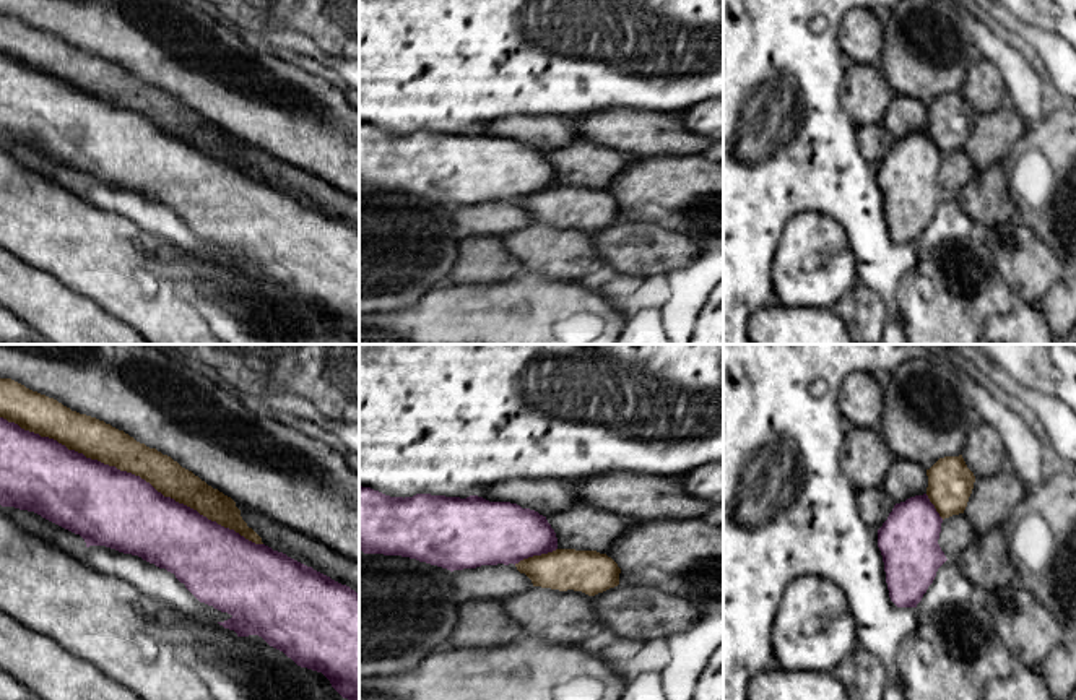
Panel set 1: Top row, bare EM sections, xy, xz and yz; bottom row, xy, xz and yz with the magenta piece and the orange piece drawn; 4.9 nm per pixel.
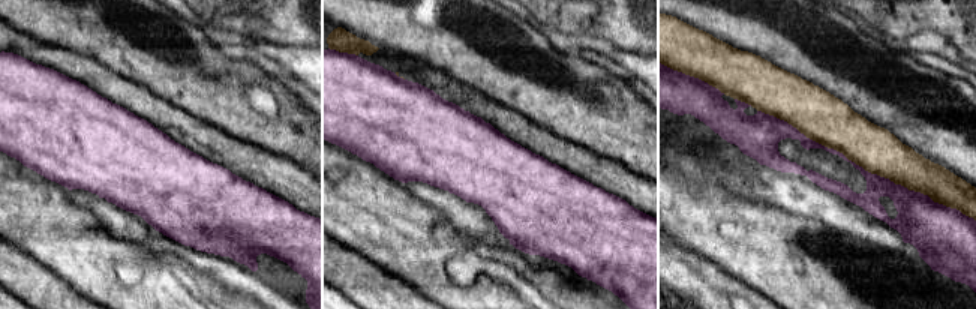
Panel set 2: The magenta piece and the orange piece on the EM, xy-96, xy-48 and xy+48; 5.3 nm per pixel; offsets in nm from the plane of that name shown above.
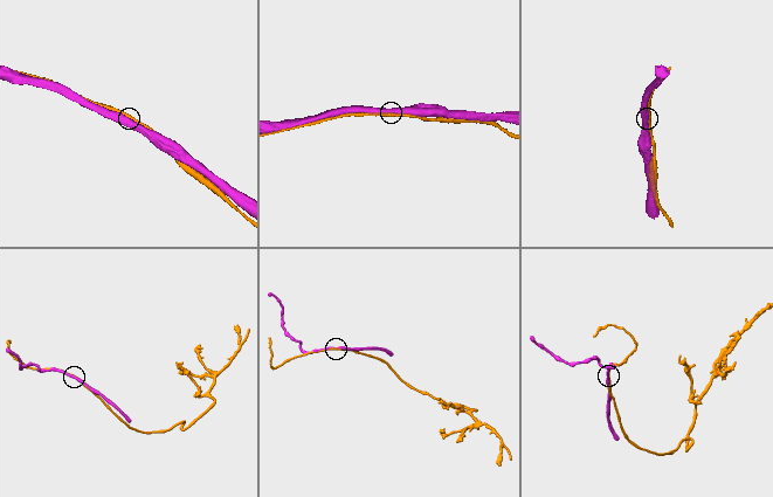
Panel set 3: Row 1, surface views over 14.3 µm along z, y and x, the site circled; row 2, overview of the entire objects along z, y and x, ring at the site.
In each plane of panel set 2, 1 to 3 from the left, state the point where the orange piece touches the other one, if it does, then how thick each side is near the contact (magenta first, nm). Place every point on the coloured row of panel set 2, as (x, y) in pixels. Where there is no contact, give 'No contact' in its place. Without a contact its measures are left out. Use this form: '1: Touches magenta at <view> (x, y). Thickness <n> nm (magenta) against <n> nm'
1: No contact
2: Touches magenta at xy-48 (344, 53). Thickness 480 nm (magenta) against 120 nm
3: Touches magenta at xy+48 (867, 171). Thickness 120 nm (magenta) against 240 nm

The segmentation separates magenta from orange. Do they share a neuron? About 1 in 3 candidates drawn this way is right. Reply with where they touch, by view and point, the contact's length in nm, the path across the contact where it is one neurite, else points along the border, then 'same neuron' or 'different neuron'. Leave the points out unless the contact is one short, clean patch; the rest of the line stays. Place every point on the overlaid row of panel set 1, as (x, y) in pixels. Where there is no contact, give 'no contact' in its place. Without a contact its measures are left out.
xy (130, 473) | 1450 nm | different neuron

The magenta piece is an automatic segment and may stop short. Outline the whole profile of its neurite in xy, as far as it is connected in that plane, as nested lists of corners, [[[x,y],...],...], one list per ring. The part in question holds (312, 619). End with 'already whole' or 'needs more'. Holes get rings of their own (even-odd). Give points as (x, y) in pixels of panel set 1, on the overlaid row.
[[[0,417],[0,505],[34,512],[80,534],[86,547],[106,546],[166,568],[200,603],[232,616],[218,622],[219,625],[234,630],[237,637],[262,637],[297,666],[322,672],[343,698],[359,700],[359,594],[349,586],[265,544],[255,544],[197,510],[164,497],[140,476],[86,458],[54,439],[24,430],[3,417]]] | already whole

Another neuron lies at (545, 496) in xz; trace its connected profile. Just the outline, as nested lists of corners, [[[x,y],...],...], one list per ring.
[[[510,479],[488,486],[478,494],[489,502],[510,502],[540,515],[554,515],[582,503],[574,481]]]

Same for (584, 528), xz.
[[[574,505],[546,515],[556,533],[558,549],[597,551],[605,554],[639,520],[588,507]]]

